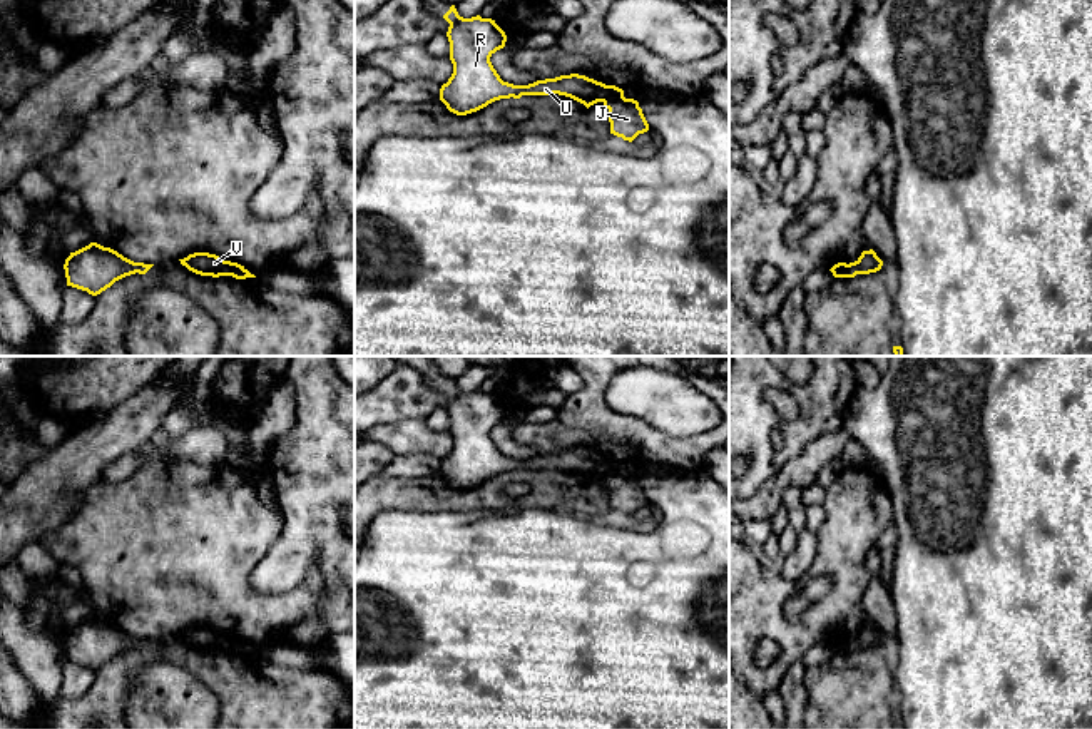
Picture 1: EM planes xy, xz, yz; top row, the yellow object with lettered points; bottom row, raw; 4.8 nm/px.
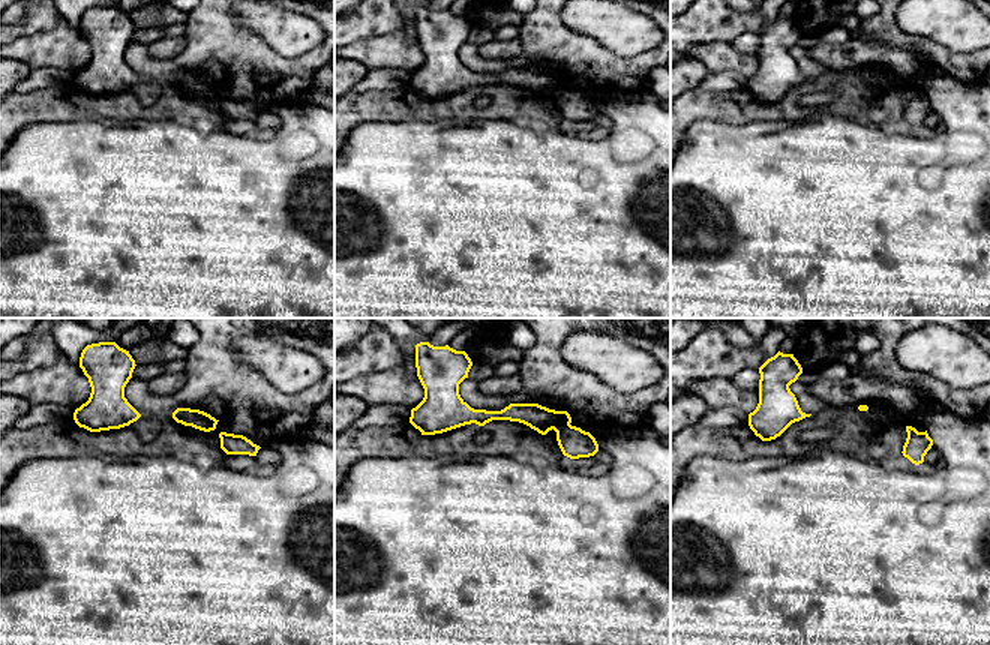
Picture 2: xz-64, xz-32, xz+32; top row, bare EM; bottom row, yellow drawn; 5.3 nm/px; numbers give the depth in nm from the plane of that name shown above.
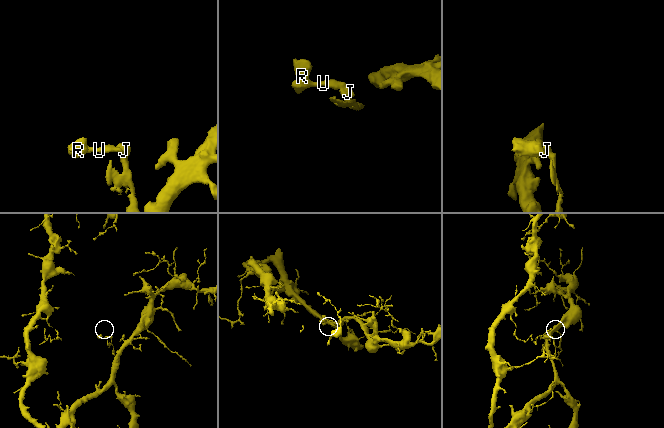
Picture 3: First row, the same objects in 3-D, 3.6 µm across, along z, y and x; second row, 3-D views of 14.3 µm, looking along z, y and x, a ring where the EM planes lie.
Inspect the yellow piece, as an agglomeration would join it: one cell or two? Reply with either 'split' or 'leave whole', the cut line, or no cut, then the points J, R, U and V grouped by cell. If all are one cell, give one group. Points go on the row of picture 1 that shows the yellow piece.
split | xz (622, 96), (602, 101) | J / R U V

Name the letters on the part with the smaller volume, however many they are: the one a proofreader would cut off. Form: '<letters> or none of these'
R, U, V

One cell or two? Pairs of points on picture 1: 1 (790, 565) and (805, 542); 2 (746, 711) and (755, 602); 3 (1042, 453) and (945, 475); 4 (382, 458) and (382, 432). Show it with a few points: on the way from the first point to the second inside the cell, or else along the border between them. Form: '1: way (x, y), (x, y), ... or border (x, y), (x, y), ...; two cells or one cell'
1: way (795, 560), (805, 547); one cell
2: border (746, 686), (761, 703); two cells
3: way (1019, 475), (969, 475); one cell
4: border (372, 438), (385, 443), (395, 453); two cells

